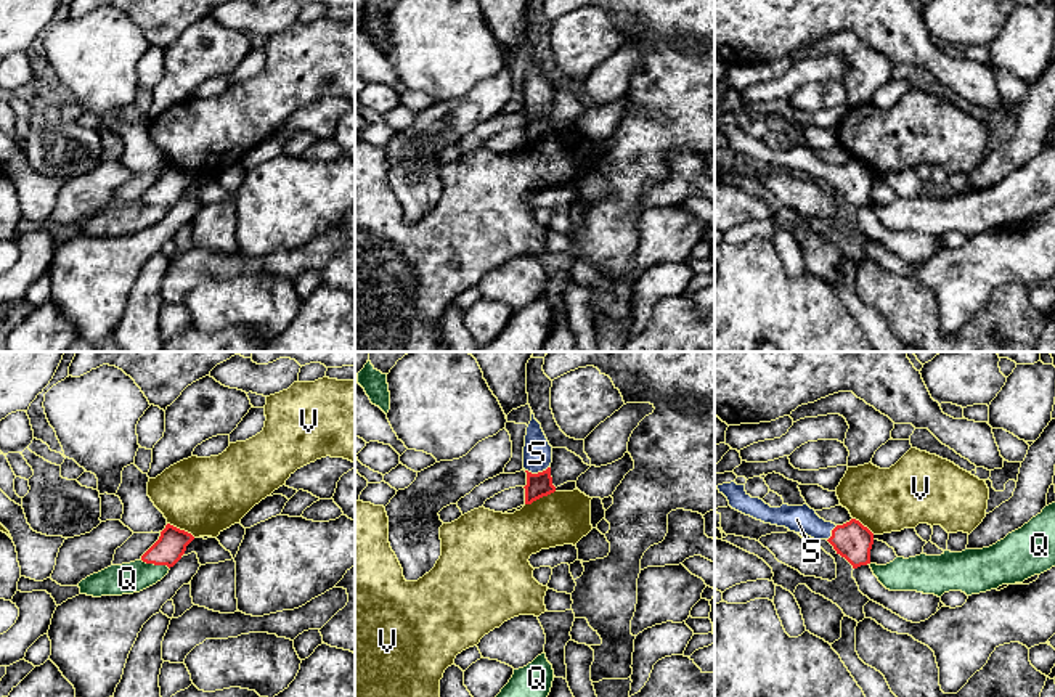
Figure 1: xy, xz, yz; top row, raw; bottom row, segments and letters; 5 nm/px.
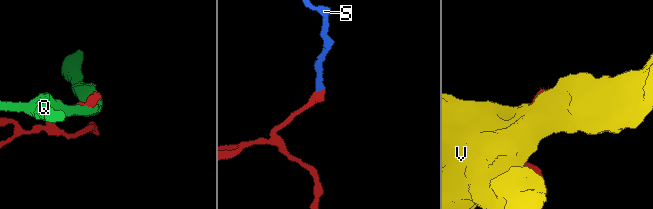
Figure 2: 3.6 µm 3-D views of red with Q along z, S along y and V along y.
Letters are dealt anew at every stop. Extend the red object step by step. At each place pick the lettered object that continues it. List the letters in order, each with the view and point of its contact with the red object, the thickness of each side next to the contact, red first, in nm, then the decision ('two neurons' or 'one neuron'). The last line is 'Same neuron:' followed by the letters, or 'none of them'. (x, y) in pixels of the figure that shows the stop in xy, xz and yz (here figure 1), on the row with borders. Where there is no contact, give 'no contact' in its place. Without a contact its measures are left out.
Q: xy (156, 564) | 150/160 nm | two neurons
S: xz (538, 472) | 120/140 nm | one neuron
V: xz (540, 497) | 120/280 nm | two neurons
Same neuron: S

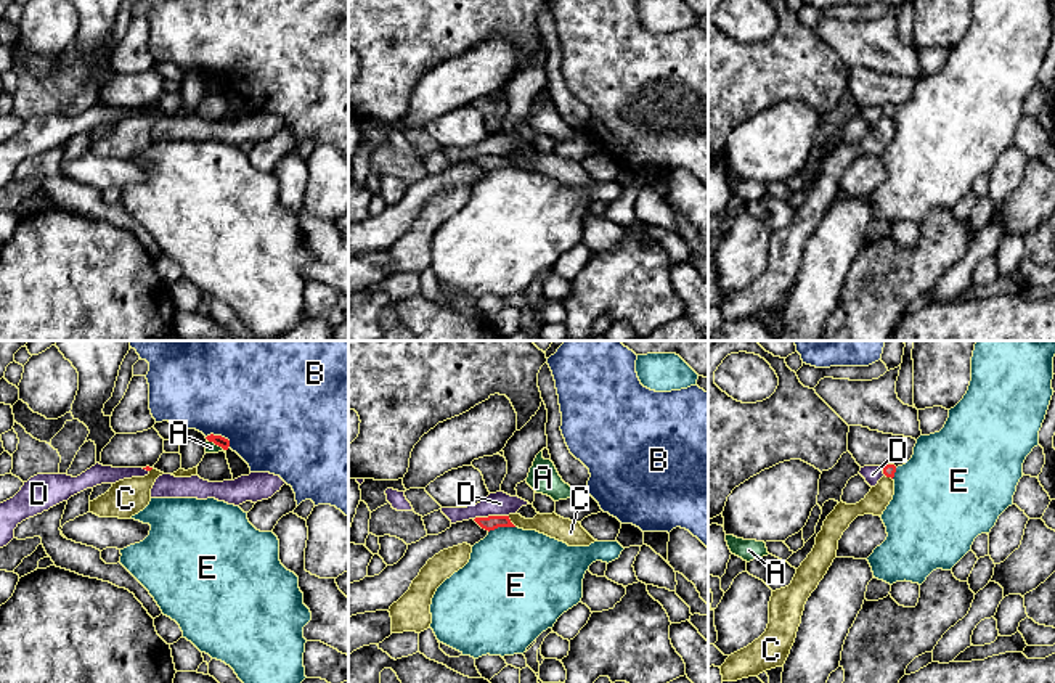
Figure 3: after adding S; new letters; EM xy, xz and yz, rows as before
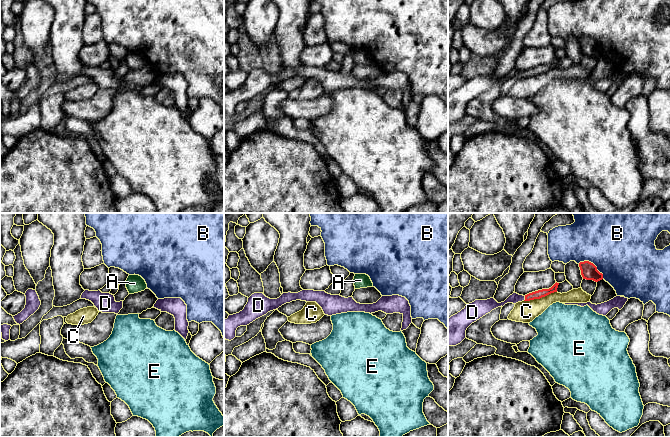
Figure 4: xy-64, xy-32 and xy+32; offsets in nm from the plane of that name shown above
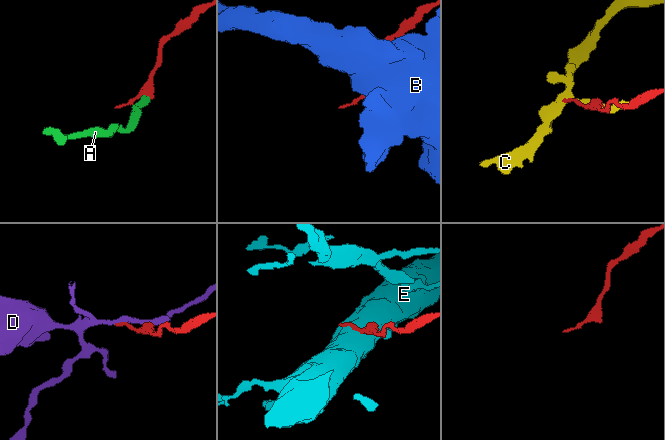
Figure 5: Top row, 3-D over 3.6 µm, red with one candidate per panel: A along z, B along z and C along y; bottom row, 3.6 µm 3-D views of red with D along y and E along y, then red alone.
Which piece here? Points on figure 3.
A: xy (217, 444) | 50/60 nm | two neurons
B: xy (220, 436) | 50/500 nm | two neurons
C: xz (509, 521) | 70/120 nm | two neurons
D: xz (490, 516) | 70/120 nm | two neurons
E: xz (501, 526) | 70/460 nm | two neurons
Same neuron: none of them

